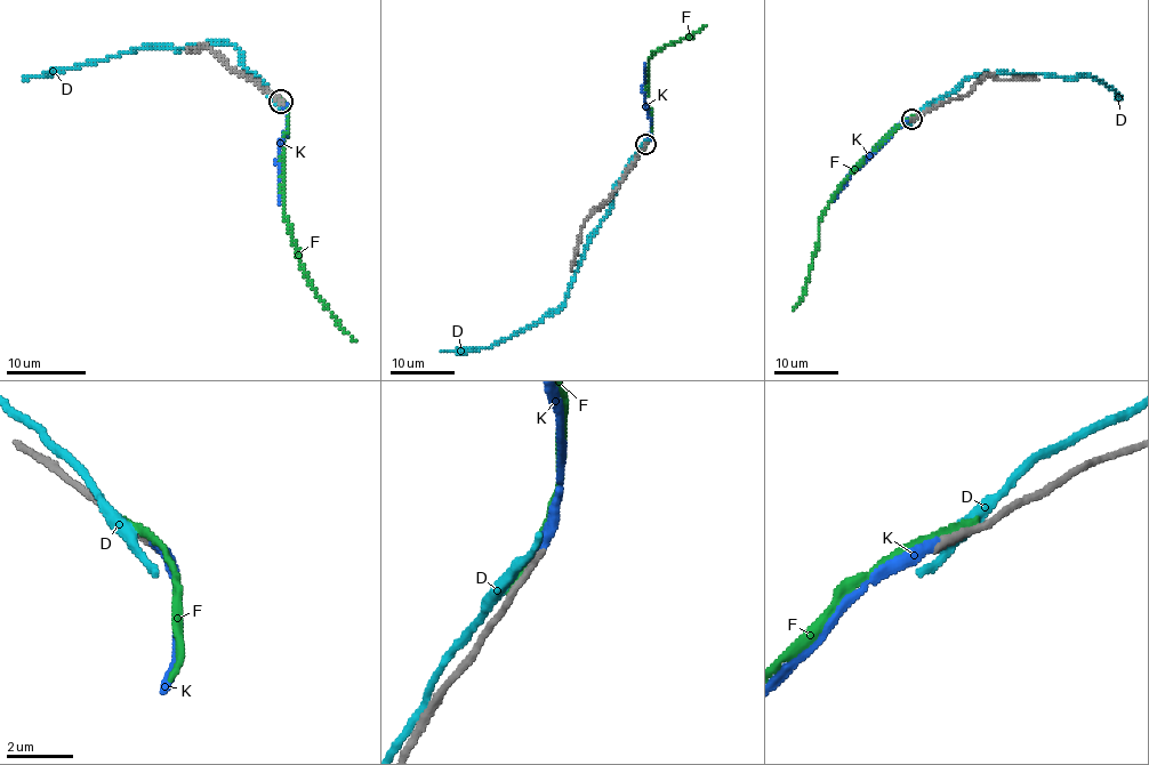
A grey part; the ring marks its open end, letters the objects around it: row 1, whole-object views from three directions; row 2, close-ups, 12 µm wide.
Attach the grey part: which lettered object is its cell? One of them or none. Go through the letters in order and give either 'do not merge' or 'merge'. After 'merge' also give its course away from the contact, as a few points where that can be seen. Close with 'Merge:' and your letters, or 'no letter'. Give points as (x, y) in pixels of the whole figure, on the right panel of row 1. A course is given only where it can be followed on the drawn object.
D: do not merge
F: do not merge
K: merge | via (912, 119), (859, 167), (832, 200)
Merge: K

